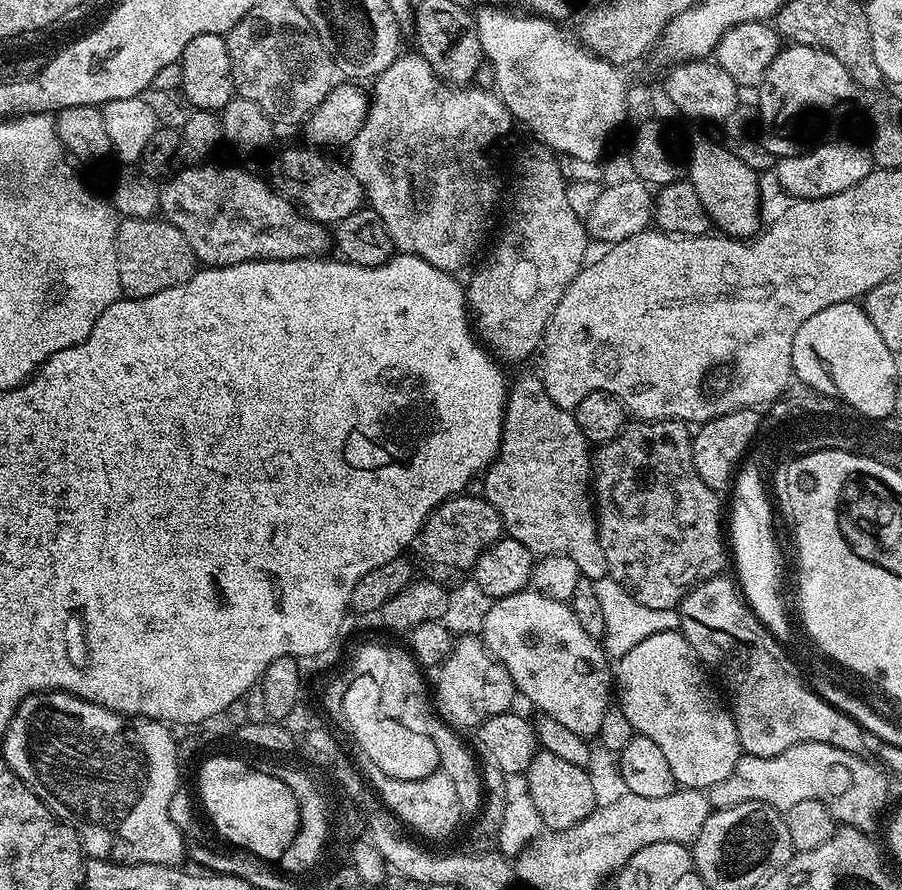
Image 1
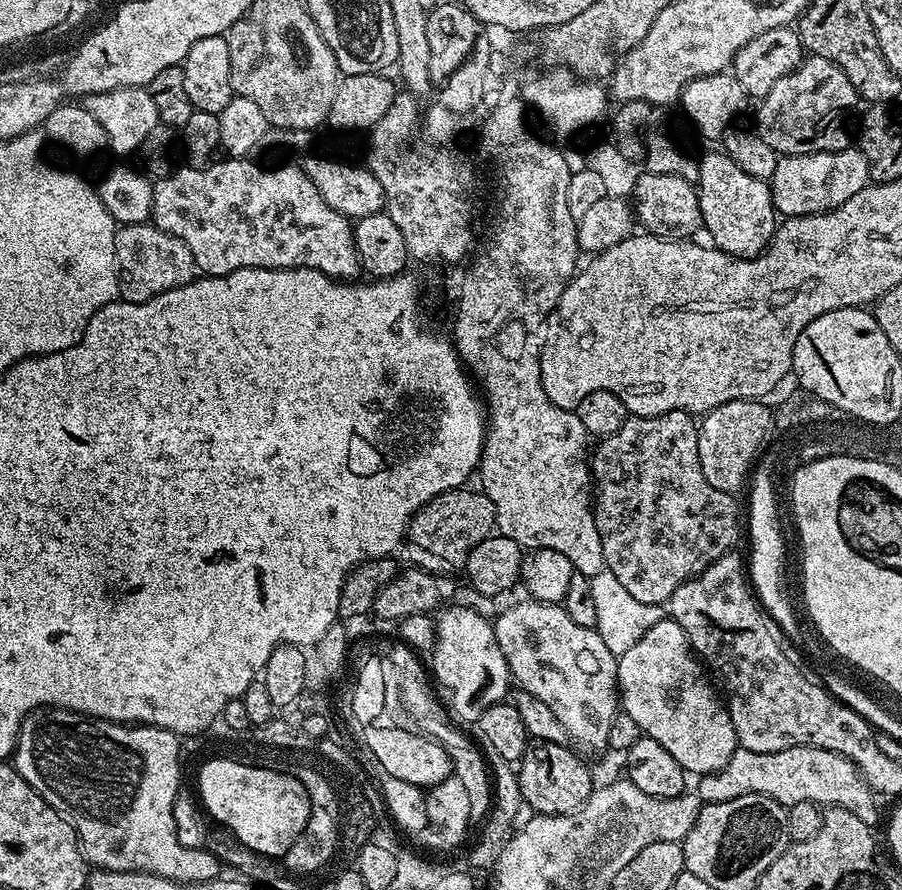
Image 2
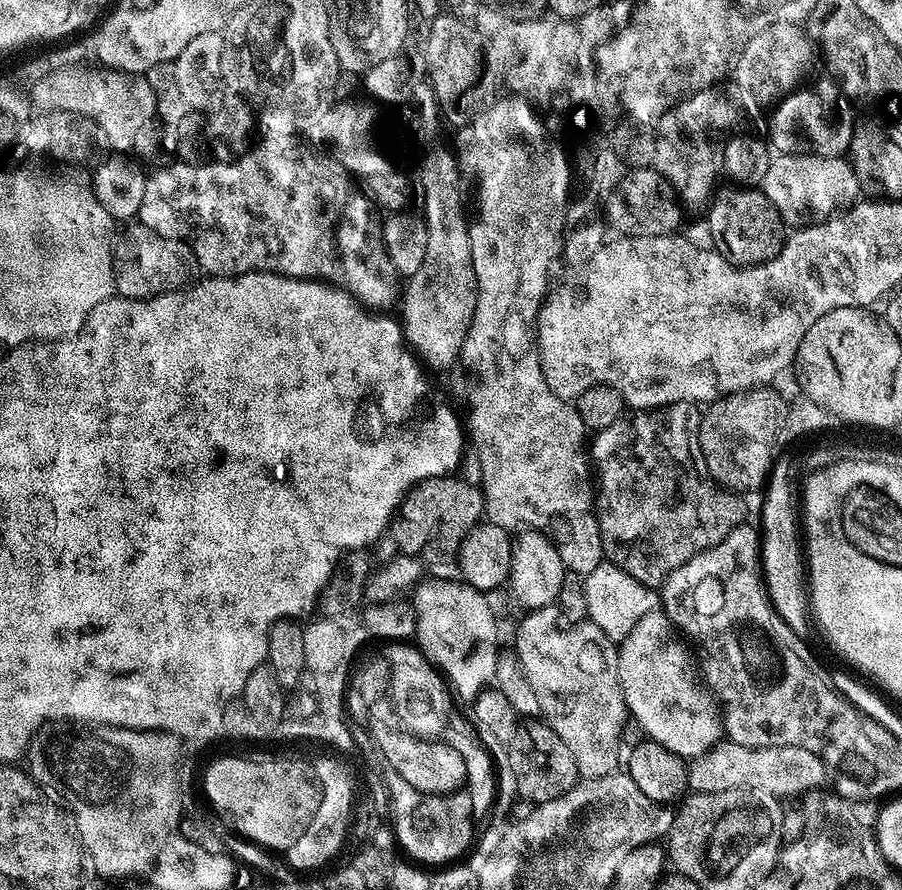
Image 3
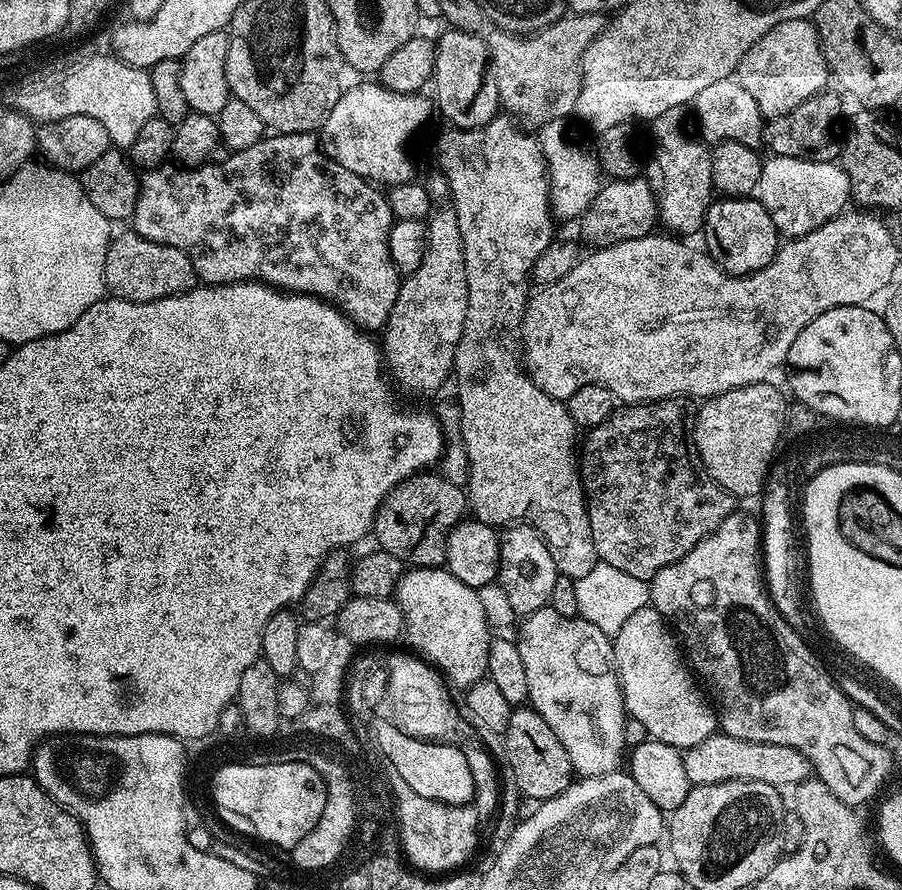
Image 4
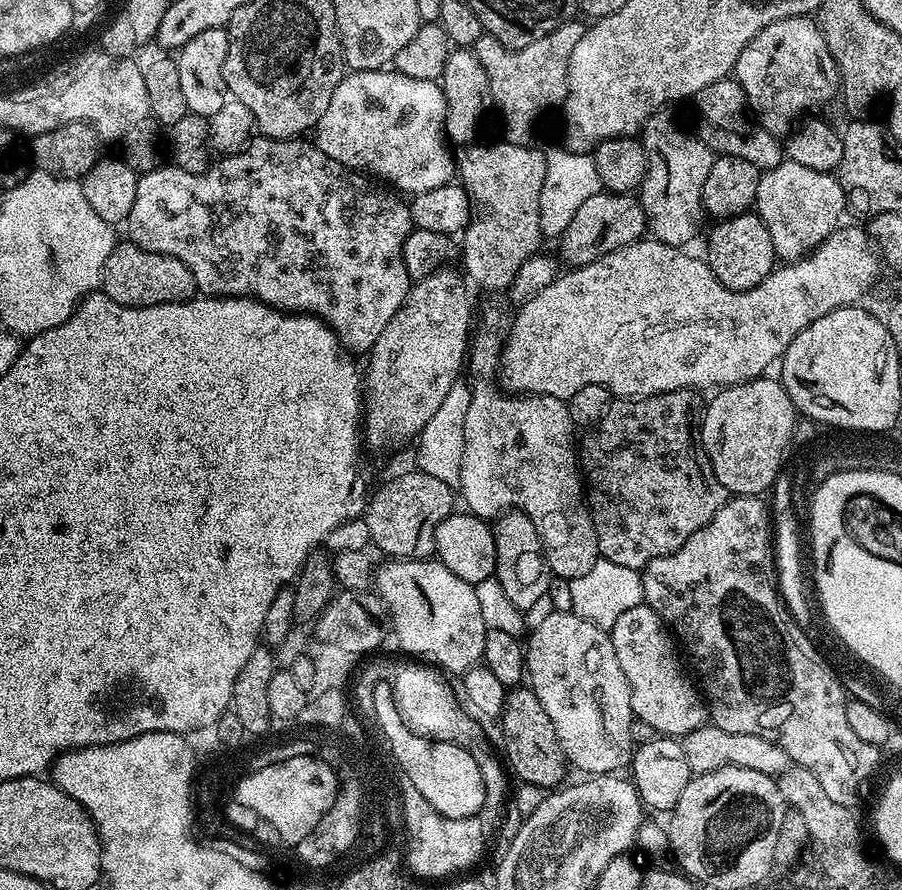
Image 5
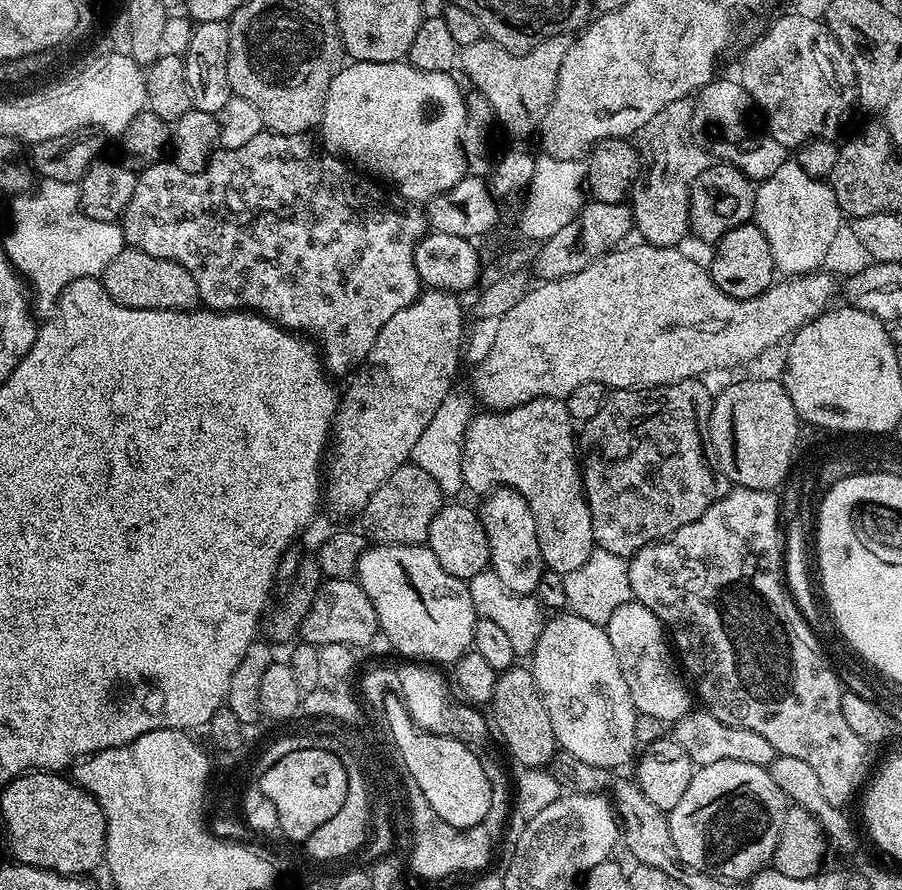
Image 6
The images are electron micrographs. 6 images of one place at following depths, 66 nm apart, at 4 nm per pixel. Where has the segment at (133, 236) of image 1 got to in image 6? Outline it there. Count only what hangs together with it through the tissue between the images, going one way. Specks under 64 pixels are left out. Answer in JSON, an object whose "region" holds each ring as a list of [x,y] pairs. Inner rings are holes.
{"region":[[[125,246],[116,258],[106,266],[102,275],[106,294],[124,308],[145,308],[146,310],[193,311],[201,303],[198,287],[189,270],[176,261],[155,257],[142,250]]]}

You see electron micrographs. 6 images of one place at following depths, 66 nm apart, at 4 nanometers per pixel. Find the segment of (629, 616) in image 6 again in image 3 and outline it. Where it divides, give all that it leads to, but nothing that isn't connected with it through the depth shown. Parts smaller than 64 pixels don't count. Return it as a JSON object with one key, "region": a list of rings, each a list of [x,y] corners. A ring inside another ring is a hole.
{"region":[[[663,610],[646,614],[646,618],[642,618],[638,626],[634,626],[634,630],[630,630],[630,634],[619,641],[616,669],[620,675],[620,689],[627,715],[636,720],[638,726],[642,726],[647,739],[685,758],[702,756],[721,743],[725,731],[719,703],[704,683],[689,645]]]}

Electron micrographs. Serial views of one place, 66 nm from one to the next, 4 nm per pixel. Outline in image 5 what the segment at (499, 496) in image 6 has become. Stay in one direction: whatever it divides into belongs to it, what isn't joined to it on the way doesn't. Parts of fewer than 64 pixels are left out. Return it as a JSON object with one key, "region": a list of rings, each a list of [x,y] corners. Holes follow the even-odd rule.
{"region":[[[507,510],[495,517],[492,524],[494,534],[494,550],[496,551],[495,579],[506,590],[506,598],[514,602],[522,610],[529,610],[548,595],[548,559],[544,556],[544,547],[540,541],[538,530],[534,530],[534,522],[526,518],[519,510]]]}

